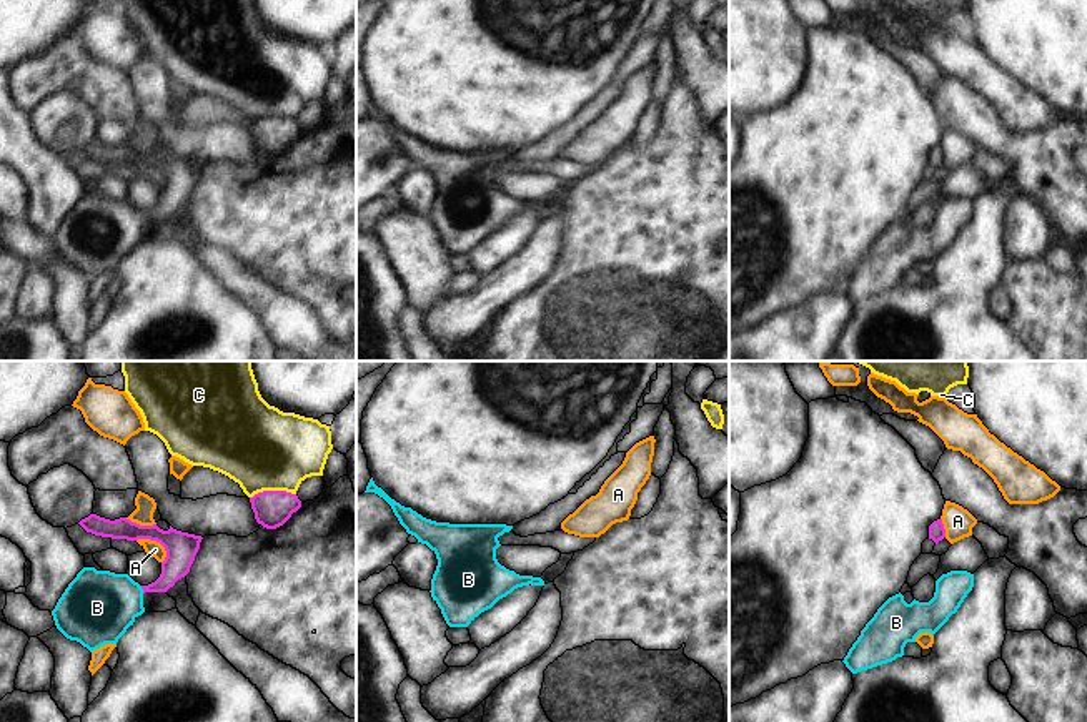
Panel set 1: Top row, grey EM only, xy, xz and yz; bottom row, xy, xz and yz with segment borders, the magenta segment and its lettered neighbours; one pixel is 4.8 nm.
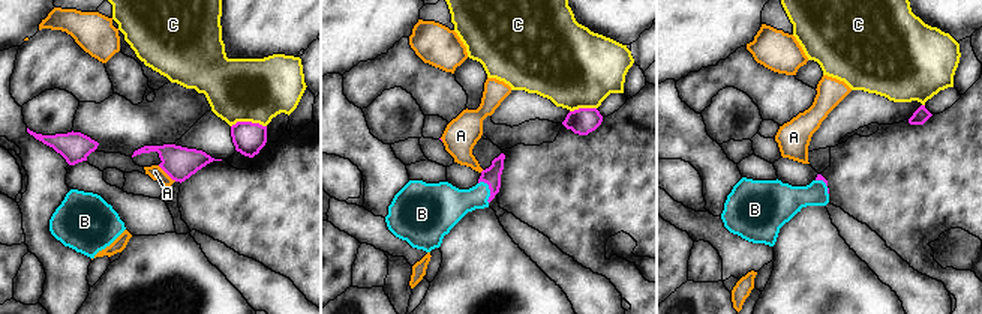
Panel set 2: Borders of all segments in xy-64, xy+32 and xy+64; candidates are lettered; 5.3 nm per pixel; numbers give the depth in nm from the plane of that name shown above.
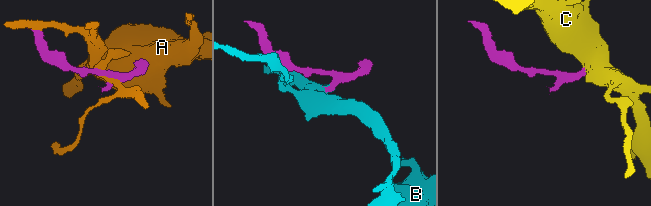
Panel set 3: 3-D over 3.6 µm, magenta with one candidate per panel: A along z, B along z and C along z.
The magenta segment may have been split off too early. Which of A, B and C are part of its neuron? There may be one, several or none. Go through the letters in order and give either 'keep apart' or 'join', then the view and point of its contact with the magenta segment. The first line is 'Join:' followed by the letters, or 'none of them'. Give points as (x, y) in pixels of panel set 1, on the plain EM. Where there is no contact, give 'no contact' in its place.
Join: B
A: keep apart | xy (157, 168)
B: join | xy (142, 215)
C: keep apart | xy (272, 118)

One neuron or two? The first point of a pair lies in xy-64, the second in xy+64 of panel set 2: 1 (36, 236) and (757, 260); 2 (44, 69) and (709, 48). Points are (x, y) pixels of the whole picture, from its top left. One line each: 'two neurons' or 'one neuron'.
1: two neurons
2: two neurons

